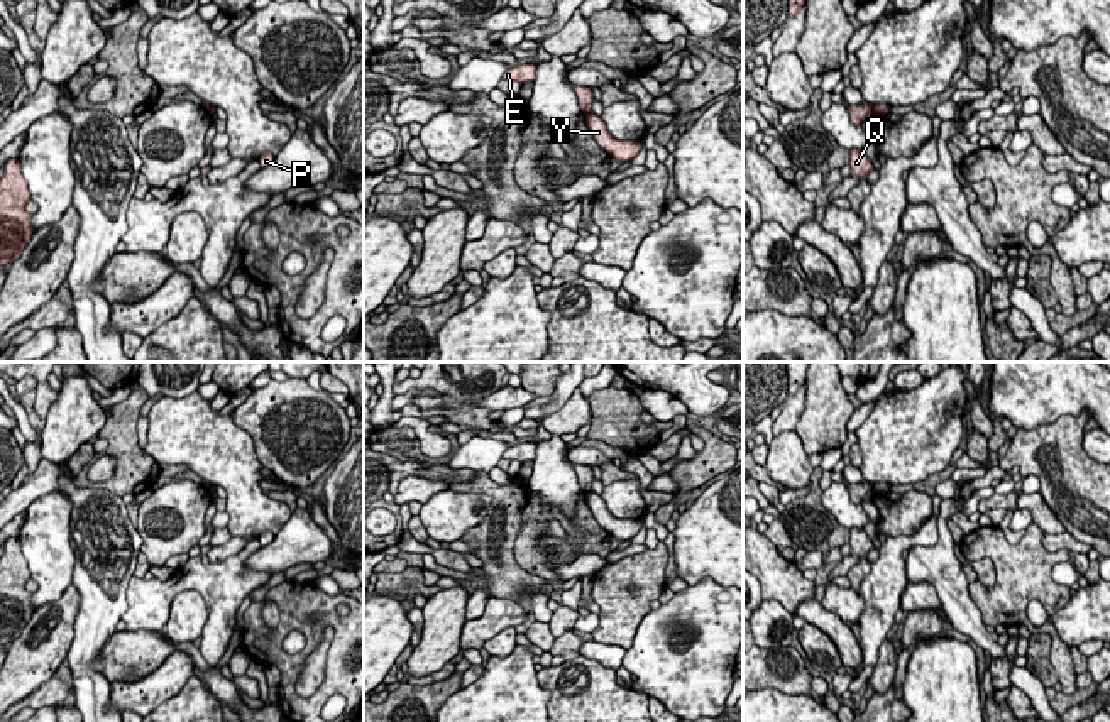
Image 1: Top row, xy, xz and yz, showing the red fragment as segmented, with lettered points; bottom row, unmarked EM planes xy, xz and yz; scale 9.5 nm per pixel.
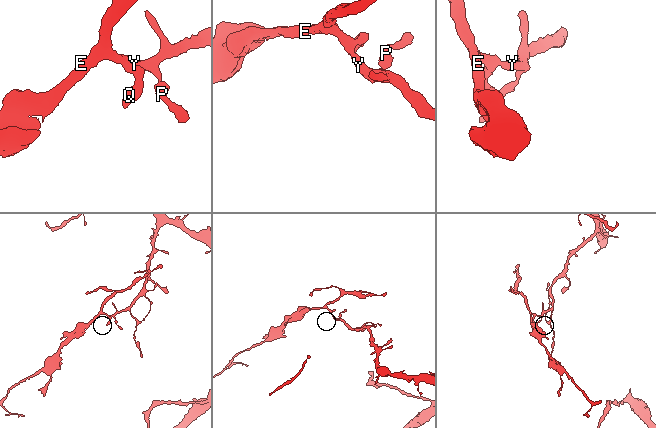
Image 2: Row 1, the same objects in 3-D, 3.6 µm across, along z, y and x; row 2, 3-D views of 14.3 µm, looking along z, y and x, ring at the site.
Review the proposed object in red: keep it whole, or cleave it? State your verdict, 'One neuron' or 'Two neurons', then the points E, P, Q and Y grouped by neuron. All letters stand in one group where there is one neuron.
Two neurons. Groups: E Q / P Y

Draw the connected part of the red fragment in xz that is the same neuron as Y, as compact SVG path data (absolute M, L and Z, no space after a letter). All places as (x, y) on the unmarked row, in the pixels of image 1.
M592 490L585 494L585 504L589 506L594 519L601 528L604 528L613 538L628 541L635 538L641 529L640 519L616 519L606 507L601 495Z

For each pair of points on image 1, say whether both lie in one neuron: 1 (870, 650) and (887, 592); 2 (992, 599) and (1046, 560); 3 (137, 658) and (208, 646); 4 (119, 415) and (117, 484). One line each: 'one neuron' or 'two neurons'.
1: one neuron
2: one neuron
3: two neurons
4: one neuron

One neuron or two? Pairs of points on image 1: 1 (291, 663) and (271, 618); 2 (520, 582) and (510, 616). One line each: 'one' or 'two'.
1: two
2: two

